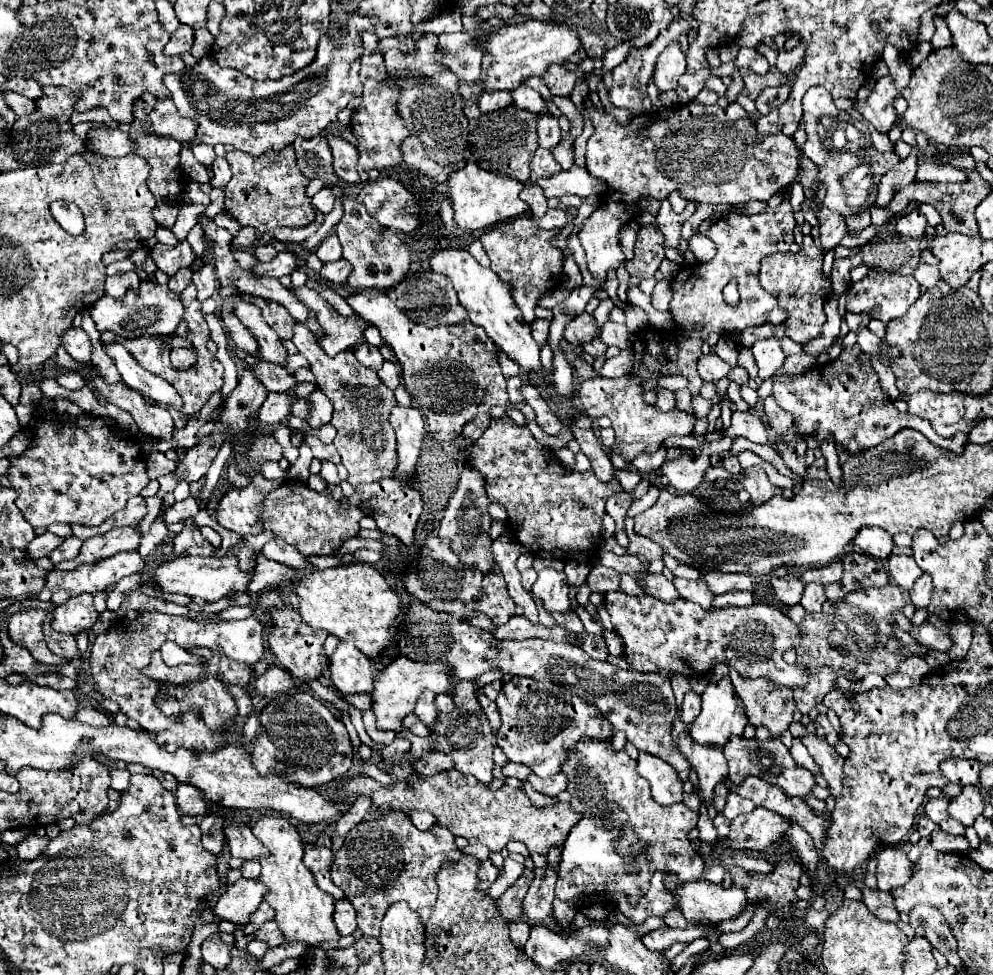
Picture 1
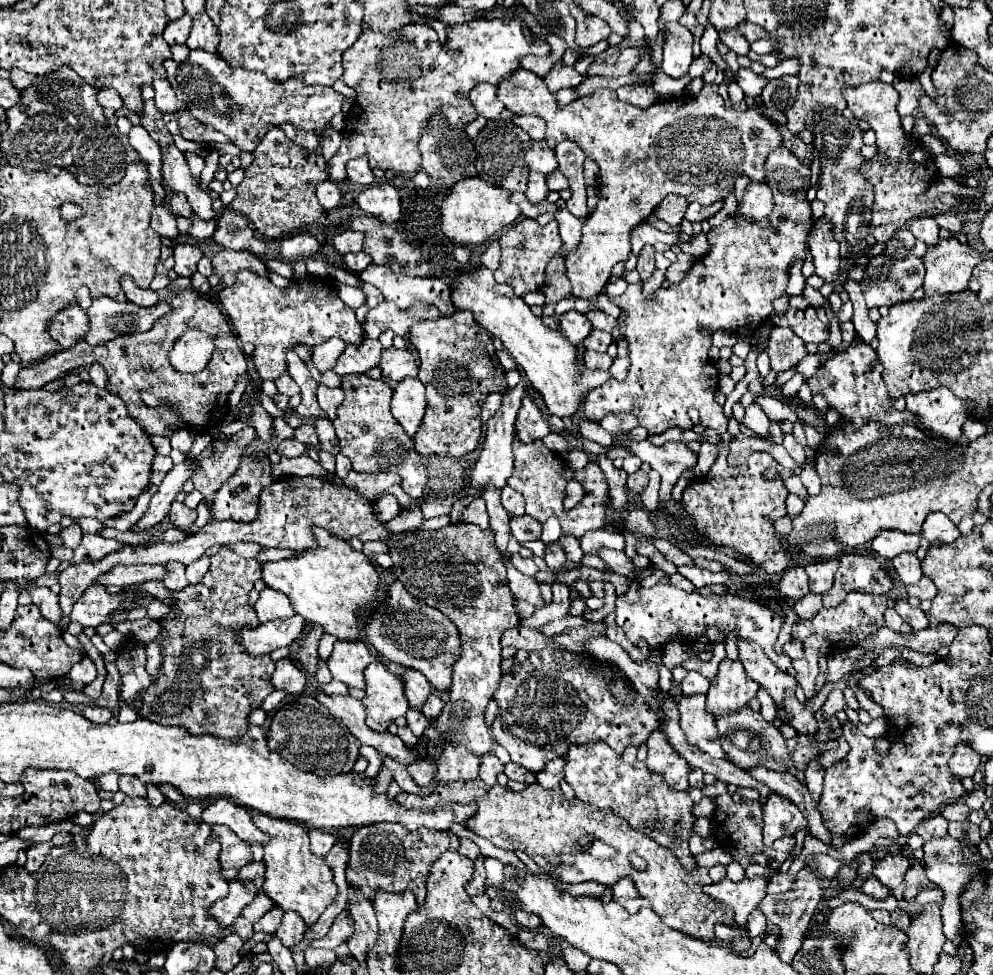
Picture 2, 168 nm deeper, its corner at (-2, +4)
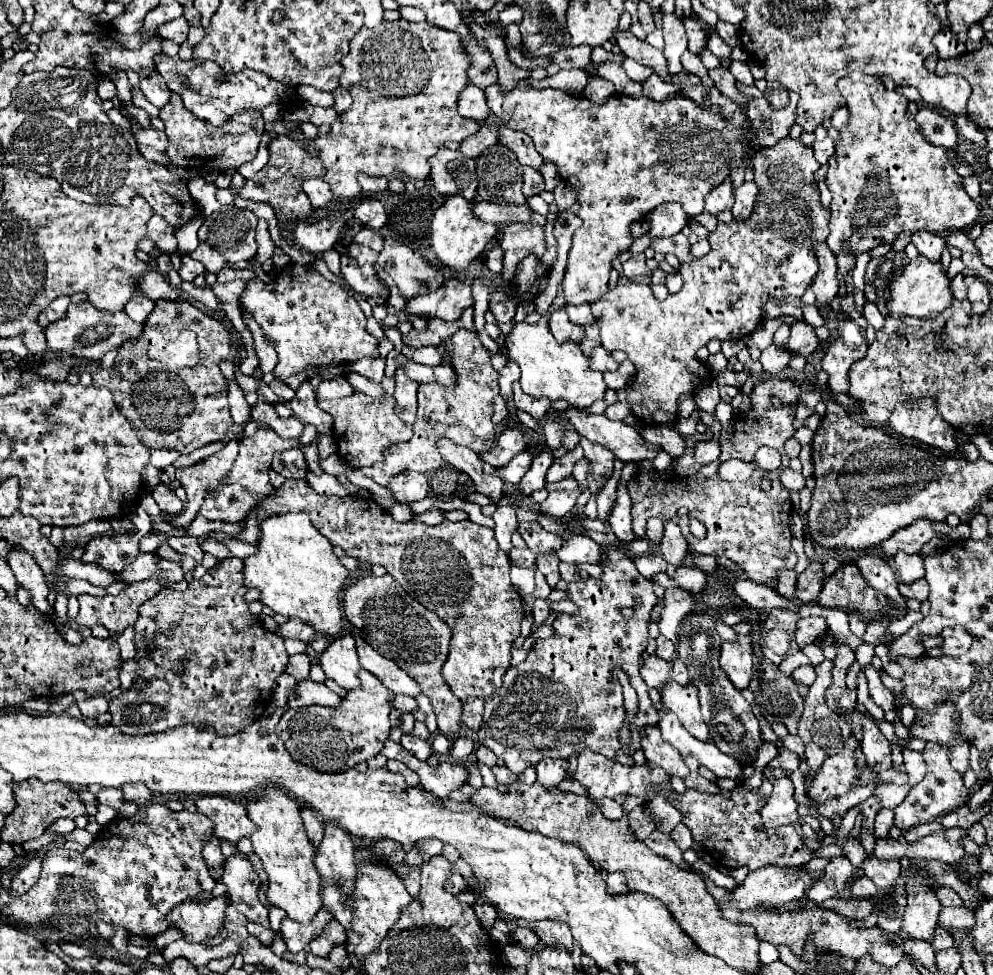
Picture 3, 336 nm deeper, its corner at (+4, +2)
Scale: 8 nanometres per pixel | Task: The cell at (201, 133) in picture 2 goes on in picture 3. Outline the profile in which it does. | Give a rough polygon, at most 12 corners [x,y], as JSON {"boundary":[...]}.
{"boundary":[[180,95],[160,109],[168,159],[202,175],[252,161],[260,111],[212,127]]}

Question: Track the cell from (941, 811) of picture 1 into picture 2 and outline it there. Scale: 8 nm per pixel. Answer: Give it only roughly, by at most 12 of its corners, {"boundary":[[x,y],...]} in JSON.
{"boundary":[[964,801],[946,805],[940,815],[946,821],[966,821],[968,807]]}

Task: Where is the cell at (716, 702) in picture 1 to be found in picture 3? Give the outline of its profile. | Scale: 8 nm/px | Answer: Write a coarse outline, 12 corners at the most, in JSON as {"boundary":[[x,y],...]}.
{"boundary":[[752,637],[724,641],[720,667],[736,689],[754,675]]}

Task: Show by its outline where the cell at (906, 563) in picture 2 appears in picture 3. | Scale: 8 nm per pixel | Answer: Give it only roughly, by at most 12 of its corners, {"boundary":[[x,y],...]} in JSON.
{"boundary":[[920,553],[894,555],[894,567],[902,583],[924,577]]}

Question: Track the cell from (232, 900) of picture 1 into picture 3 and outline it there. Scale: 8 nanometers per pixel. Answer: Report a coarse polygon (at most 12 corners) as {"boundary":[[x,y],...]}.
{"boundary":[[228,899],[182,901],[168,913],[190,943],[220,933]]}

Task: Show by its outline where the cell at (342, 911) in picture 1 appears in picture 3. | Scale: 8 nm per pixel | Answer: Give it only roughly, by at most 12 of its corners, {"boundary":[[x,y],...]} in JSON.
{"boundary":[[332,919],[310,943],[318,957],[346,941],[346,929]]}

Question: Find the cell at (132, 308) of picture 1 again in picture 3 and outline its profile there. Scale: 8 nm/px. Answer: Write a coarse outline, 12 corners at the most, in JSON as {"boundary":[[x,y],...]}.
{"boundary":[[90,301],[44,327],[54,353],[102,359],[138,337],[124,311]]}

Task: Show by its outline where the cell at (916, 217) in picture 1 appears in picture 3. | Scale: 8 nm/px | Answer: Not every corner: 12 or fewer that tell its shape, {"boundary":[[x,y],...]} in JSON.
{"boundary":[[918,231],[912,243],[922,257],[940,263],[942,235]]}

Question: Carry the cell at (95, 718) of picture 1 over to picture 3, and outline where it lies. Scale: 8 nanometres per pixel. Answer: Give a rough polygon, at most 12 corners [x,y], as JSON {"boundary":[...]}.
{"boundary":[[96,695],[78,703],[82,717],[108,711],[108,701]]}

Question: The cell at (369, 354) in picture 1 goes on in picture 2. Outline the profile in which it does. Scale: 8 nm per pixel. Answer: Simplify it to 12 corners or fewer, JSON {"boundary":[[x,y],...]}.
{"boundary":[[382,349],[382,377],[402,381],[418,375],[406,349]]}

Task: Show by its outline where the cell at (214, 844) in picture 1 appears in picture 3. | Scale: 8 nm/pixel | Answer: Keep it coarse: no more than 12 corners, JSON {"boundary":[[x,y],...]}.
{"boundary":[[240,853],[226,859],[222,883],[230,903],[270,927],[258,899],[260,879]]}

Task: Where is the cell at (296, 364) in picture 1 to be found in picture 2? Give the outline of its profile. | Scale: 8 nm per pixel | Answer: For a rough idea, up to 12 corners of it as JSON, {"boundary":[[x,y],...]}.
{"boundary":[[378,339],[348,345],[338,357],[338,375],[366,373],[378,365]]}

